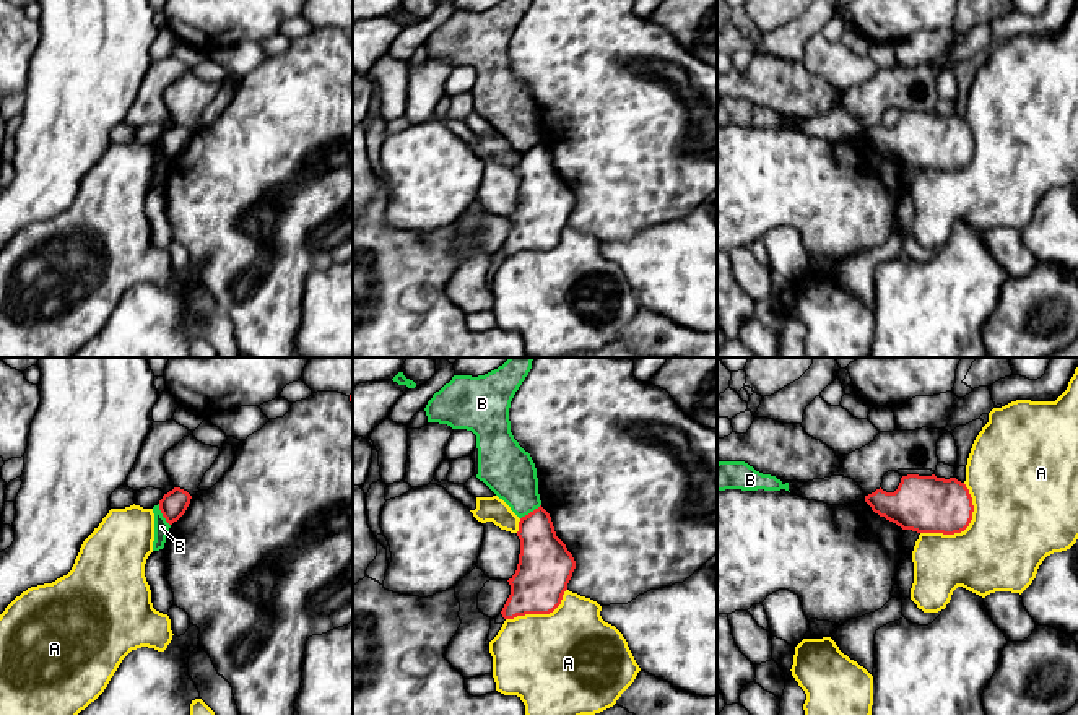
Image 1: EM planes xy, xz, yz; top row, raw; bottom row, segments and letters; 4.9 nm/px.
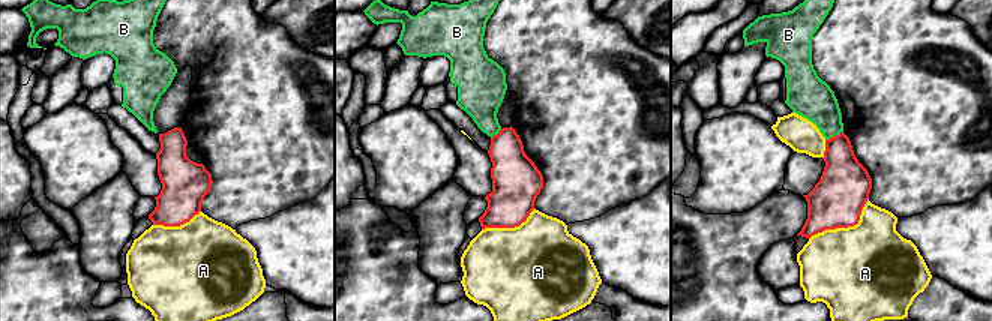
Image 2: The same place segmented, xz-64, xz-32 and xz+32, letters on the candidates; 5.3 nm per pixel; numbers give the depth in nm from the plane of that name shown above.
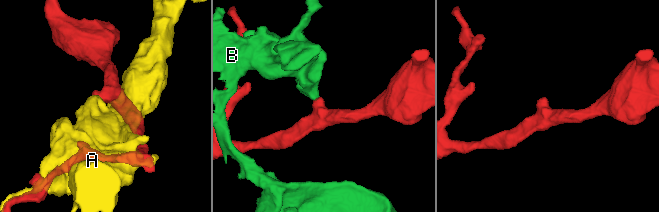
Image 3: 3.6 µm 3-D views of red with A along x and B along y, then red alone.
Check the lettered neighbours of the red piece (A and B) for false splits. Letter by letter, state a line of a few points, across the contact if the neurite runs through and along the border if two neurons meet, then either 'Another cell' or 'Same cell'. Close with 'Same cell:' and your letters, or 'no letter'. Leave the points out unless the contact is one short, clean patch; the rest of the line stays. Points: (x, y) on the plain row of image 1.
A: Another cell
B: Line: xy (158, 140), (169, 161). Another cell
Same cell: no letter

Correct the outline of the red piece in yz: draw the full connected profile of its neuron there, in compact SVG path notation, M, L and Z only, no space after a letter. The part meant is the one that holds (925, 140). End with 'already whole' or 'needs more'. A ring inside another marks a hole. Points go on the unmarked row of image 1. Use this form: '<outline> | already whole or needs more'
M935 110L902 112L894 128L880 124L865 132L865 138L880 153L917 169L961 169L969 162L974 148L964 119Z | already whole

